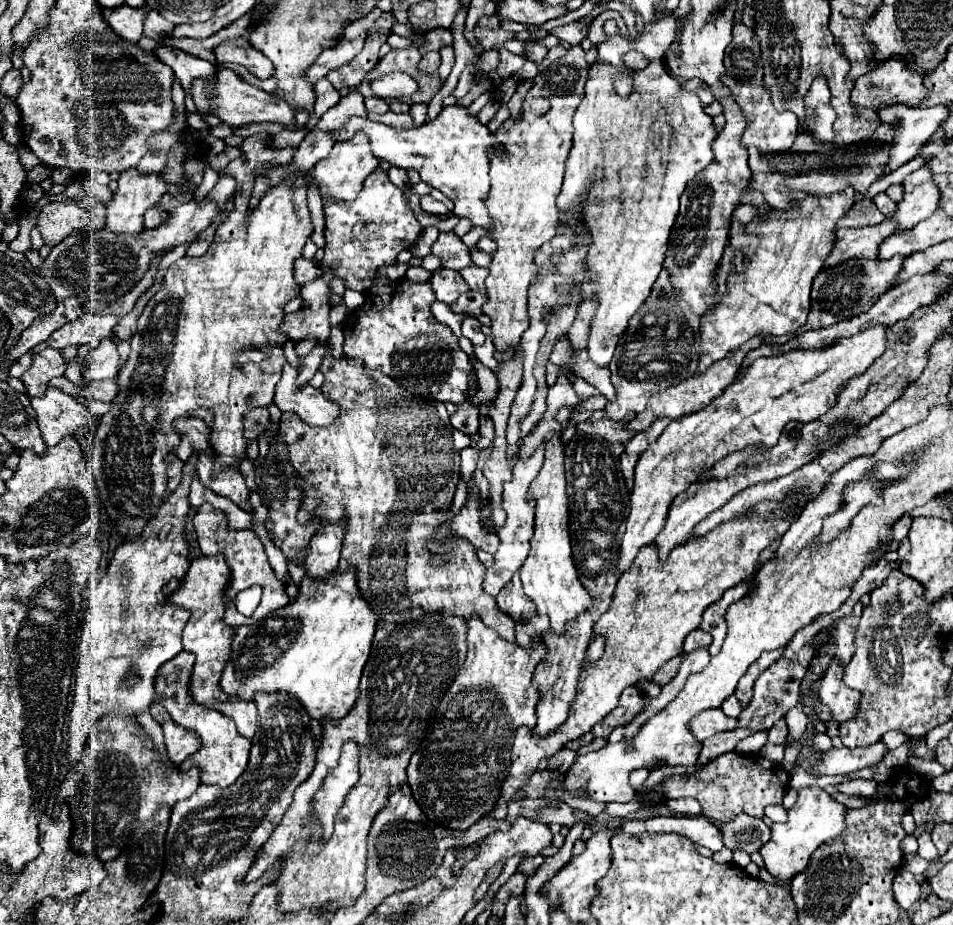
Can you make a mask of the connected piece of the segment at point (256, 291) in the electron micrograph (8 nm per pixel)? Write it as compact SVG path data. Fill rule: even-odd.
M267 133L263 135L251 135L251 137L245 137L241 145L237 145L237 149L241 151L241 157L239 159L233 159L227 163L227 167L223 169L225 175L233 177L237 181L237 191L235 191L235 197L233 197L233 209L229 211L227 219L217 227L217 233L215 233L215 241L211 243L207 255L203 257L183 257L179 261L175 261L167 273L165 273L165 281L163 281L163 287L147 301L145 309L141 311L139 315L139 331L137 335L131 339L131 355L125 363L125 367L119 371L119 385L121 385L121 393L113 399L111 403L111 409L109 413L105 413L99 421L99 427L97 427L97 433L95 433L95 439L91 443L91 459L89 459L89 469L93 471L93 477L95 477L95 485L101 493L101 503L103 503L103 509L107 511L111 523L115 523L119 527L119 531L123 533L123 537L137 537L141 527L145 527L145 523L157 513L159 505L163 503L163 497L165 497L165 489L167 489L167 473L165 473L165 465L163 465L163 457L167 453L171 453L171 449L179 443L179 435L175 433L173 429L173 421L177 417L191 417L189 411L197 409L197 407L209 407L213 409L213 415L215 415L215 425L211 427L211 445L213 445L213 451L215 451L215 471L221 471L223 465L239 465L241 459L245 459L245 449L247 449L247 439L243 437L245 429L243 429L243 415L245 411L251 411L253 407L269 407L273 403L273 391L275 391L275 385L279 383L281 379L281 367L285 363L285 355L283 355L283 349L281 345L287 341L287 337L279 331L279 325L283 321L283 307L287 305L287 301L291 301L293 297L299 297L301 295L301 285L295 283L293 279L293 265L295 265L295 259L301 257L303 253L303 245L305 241L311 237L313 233L313 223L311 223L311 213L307 209L307 195L305 195L305 189L303 185L297 185L299 179L305 179L305 173L303 171L295 171L293 175L289 175L287 179L283 179L281 183L277 185L271 185L267 189L267 193L261 197L261 201L251 209L249 207L249 199L251 199L251 191L253 191L253 185L255 185L255 177L257 175L265 175L267 171L271 171L273 167L287 167L293 163L293 155L295 155L295 149L297 147L273 147L271 145L271 139ZM241 345L257 345L259 351L265 351L267 353L267 359L261 361L261 363L247 363L243 365L241 369L237 369L237 359L239 355L243 353L243 347Z

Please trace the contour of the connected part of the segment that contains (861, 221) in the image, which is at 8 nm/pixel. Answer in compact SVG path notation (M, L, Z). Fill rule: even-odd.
M859 201L855 203L845 217L837 221L837 227L865 227L865 225L877 225L885 219L885 215L875 207L873 201Z

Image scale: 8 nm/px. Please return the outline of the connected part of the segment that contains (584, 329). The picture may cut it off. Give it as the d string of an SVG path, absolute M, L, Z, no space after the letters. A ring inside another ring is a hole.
M595 297L583 299L583 303L579 305L579 311L577 311L577 317L575 317L573 325L567 329L567 339L569 339L573 351L581 351L581 349L587 347L591 319L593 319L595 311L597 311L597 299Z

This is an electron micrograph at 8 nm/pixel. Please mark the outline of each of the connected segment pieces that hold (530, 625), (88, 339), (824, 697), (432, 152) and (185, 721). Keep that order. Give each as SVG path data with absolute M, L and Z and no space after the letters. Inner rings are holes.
M515 573L513 579L499 591L497 605L515 619L516 640L521 646L530 643L533 635L542 638L550 627L547 616L535 615L536 607L523 593L519 573Z
M85 313L79 319L67 323L65 327L57 329L51 339L43 341L35 349L41 351L43 347L53 347L53 349L63 349L67 345L89 345L95 347L101 339L115 338L113 328L117 325L117 317L113 315L97 315L97 313Z
M833 659L817 691L821 703L829 705L829 709L833 711L833 721L851 719L859 711L861 703L861 693L847 687L843 683L843 675L845 675L845 665L839 659Z
M445 107L433 121L427 121L421 127L397 131L393 127L353 117L341 131L335 133L337 141L351 139L357 131L365 131L371 141L371 151L379 157L389 161L395 167L415 169L425 183L439 189L447 195L453 203L459 217L471 219L473 225L481 225L489 233L489 213L485 211L485 199L489 193L489 157L485 147L493 143L491 131L479 123L475 115L467 111L467 107Z
M181 651L173 661L165 663L157 671L157 677L155 677L155 699L153 701L161 703L169 711L169 715L173 717L173 721L177 725L193 729L193 731L197 731L201 735L201 749L197 753L193 753L181 767L189 769L189 767L197 765L201 769L201 783L229 787L231 783L235 783L235 779L247 767L251 741L245 739L243 735L239 735L233 719L229 719L227 715L221 715L219 711L213 711L209 707L201 707L189 695L191 693L189 679L191 679L193 663L195 663L195 655L189 653L189 651Z

